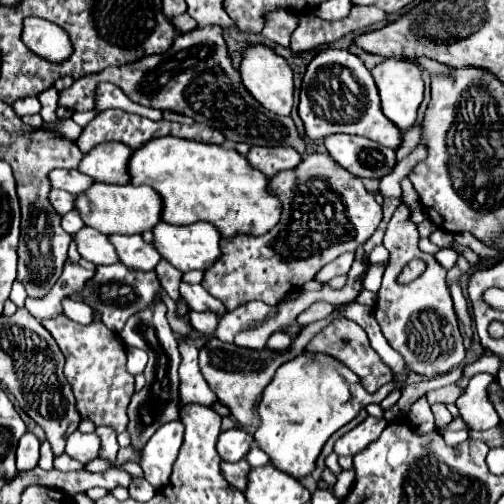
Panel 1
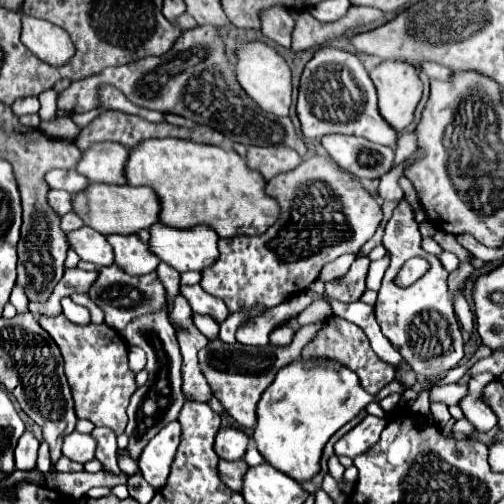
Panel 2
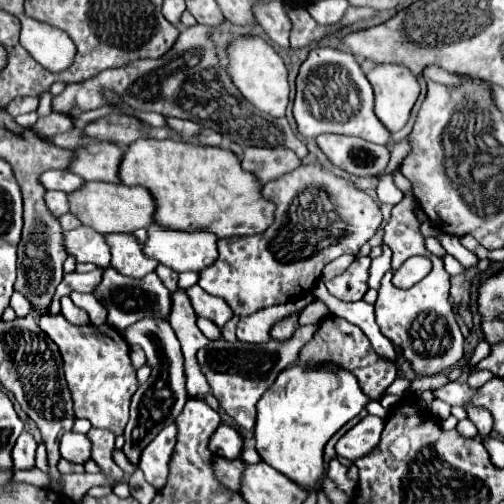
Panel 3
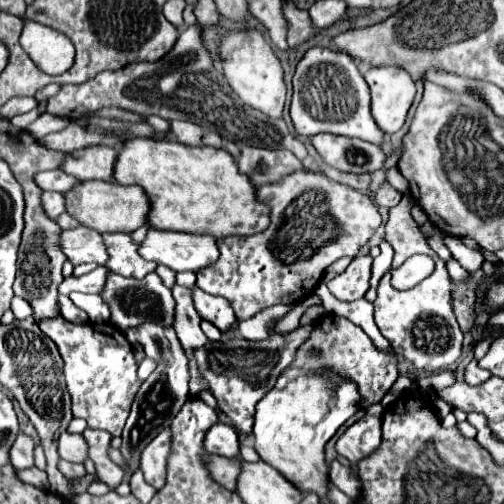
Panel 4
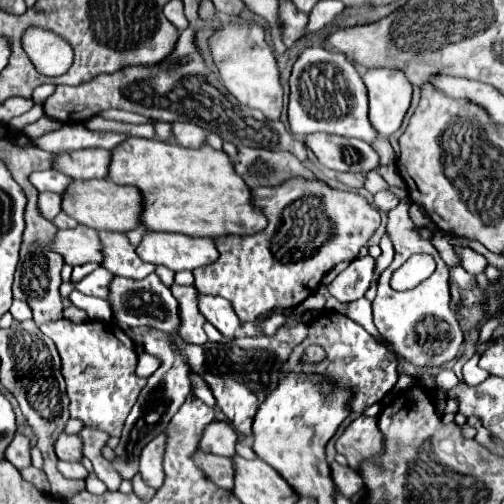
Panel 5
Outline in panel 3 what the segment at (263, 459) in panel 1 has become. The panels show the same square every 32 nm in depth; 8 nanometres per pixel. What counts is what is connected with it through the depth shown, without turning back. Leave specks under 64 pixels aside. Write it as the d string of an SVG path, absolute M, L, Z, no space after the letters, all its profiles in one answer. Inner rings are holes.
M246 436L246 442L244 442L244 452L242 452L242 460L246 462L246 464L256 464L256 462L260 462L262 458L258 456L258 452L256 452L256 448L254 448L254 438L250 436Z

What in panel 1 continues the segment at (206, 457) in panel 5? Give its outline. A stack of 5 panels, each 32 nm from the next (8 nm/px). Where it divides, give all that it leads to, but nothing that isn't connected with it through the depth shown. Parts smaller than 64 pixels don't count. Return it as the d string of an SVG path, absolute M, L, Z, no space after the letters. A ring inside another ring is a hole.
M240 460L240 462L220 462L220 470L224 472L224 478L228 480L230 486L234 486L236 490L244 490L246 488L246 474L250 470L246 460Z

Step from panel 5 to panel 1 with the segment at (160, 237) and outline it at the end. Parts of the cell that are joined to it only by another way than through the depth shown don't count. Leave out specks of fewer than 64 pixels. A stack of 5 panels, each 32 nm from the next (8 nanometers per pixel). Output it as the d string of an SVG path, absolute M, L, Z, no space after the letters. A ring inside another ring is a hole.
M158 222L152 232L154 232L154 248L160 252L164 260L168 260L180 272L206 270L220 258L220 248L218 248L220 234L212 224L198 222L190 226L172 226L166 222Z

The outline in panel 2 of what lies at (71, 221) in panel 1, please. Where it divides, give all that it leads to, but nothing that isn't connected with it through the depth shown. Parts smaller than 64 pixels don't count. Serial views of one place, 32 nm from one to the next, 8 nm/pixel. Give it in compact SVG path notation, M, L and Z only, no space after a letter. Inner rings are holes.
M68 212L62 216L62 230L64 232L70 232L70 230L76 230L82 226L82 220L74 214L74 212Z

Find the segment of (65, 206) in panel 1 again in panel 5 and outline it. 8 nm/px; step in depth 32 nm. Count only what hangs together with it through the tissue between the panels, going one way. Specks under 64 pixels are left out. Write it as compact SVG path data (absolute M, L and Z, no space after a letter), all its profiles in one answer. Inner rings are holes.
M40 192L38 194L38 208L40 208L40 214L46 218L46 220L54 220L54 216L60 212L60 194L54 194L54 192Z

